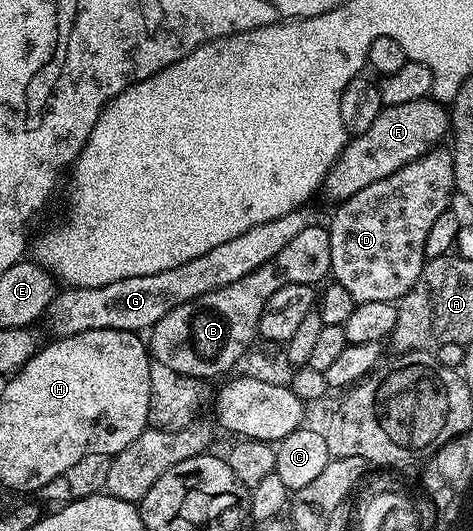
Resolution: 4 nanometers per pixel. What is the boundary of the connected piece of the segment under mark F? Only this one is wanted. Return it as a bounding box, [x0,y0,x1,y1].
[322,98,451,202]

